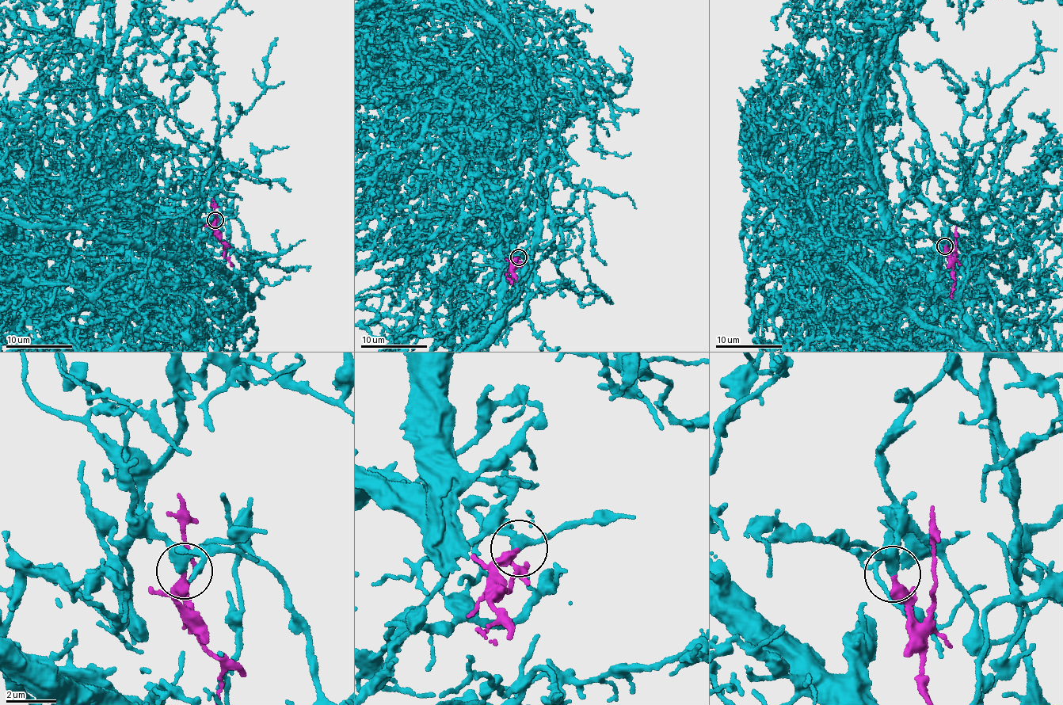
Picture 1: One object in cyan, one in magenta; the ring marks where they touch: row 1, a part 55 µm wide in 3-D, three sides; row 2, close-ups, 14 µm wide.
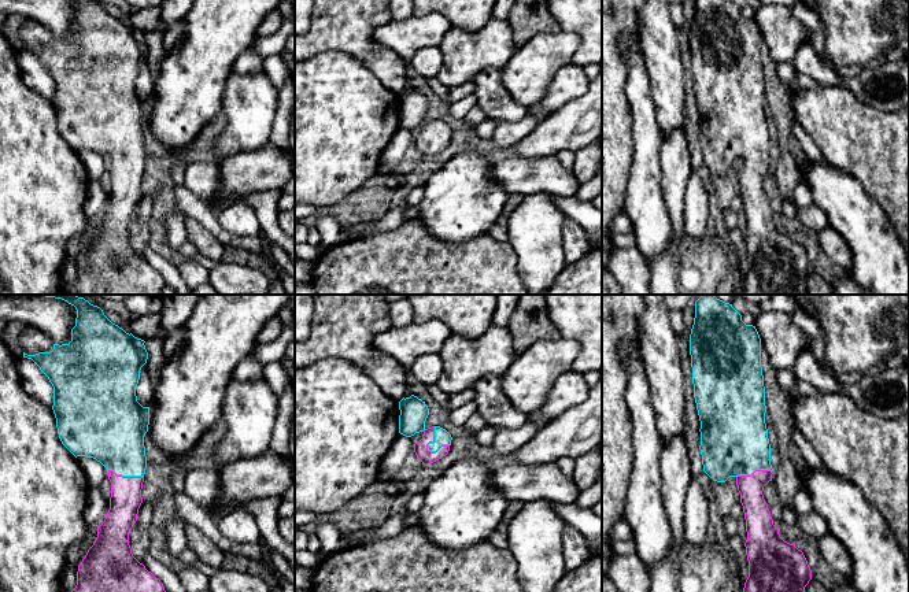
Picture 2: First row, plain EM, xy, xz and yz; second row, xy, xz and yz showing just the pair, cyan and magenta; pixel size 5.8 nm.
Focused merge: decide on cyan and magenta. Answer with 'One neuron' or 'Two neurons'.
One neuron

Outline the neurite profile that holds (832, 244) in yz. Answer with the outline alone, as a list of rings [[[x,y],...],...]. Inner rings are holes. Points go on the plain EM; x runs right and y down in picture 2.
[[[829,225],[819,232],[819,243],[821,251],[836,266],[850,273],[853,255],[843,237]]]

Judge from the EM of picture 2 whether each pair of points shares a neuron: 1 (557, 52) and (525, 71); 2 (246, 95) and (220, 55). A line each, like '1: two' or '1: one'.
1: one
2: two

